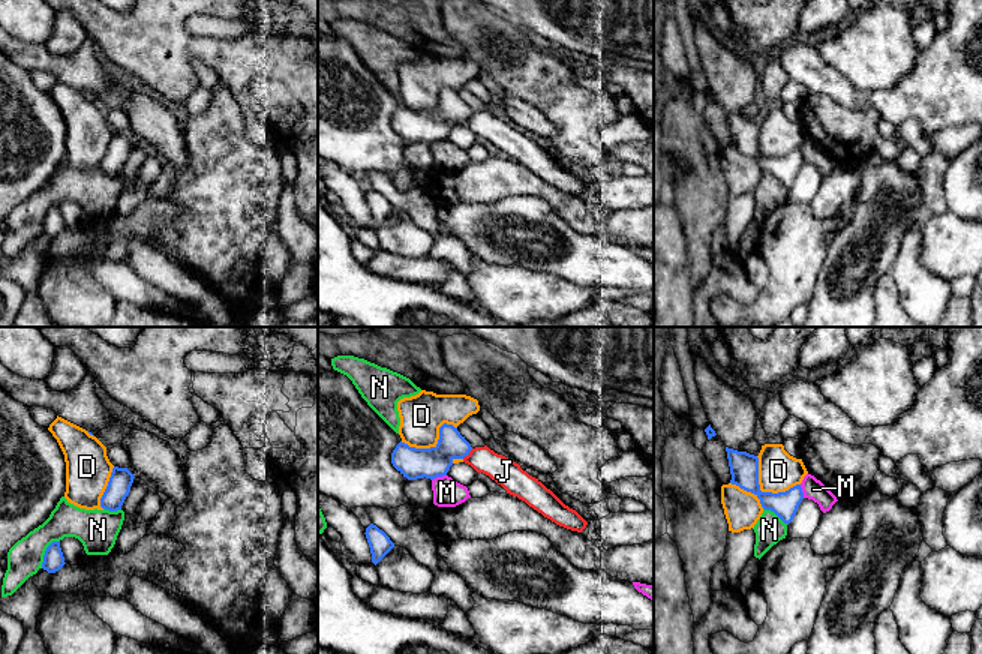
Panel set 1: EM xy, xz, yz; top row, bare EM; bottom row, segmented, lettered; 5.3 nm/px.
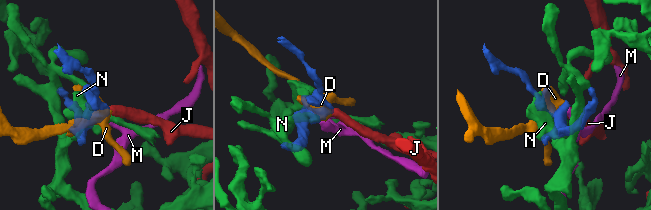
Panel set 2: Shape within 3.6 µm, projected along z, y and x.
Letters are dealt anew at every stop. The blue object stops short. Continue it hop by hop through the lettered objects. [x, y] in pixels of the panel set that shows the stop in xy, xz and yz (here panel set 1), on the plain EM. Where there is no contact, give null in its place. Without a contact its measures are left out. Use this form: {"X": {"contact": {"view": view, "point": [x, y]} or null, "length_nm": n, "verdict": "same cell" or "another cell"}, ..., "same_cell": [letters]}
{"D": {"contact": {"view": "yz", "point": [763, 156]}, "length_nm": 280, "verdict": "another cell"}, "J": {"contact": {"view": "xz", "point": [467, 119]}, "length_nm": 80, "verdict": "another cell"}, "M": {"contact": {"view": "xz", "point": [438, 140]}, "length_nm": 90, "verdict": "another cell"}, "N": {"contact": {"view": "xy", "point": [45, 216]}, "length_nm": 180, "verdict": "another cell"}, "same_cell": []}

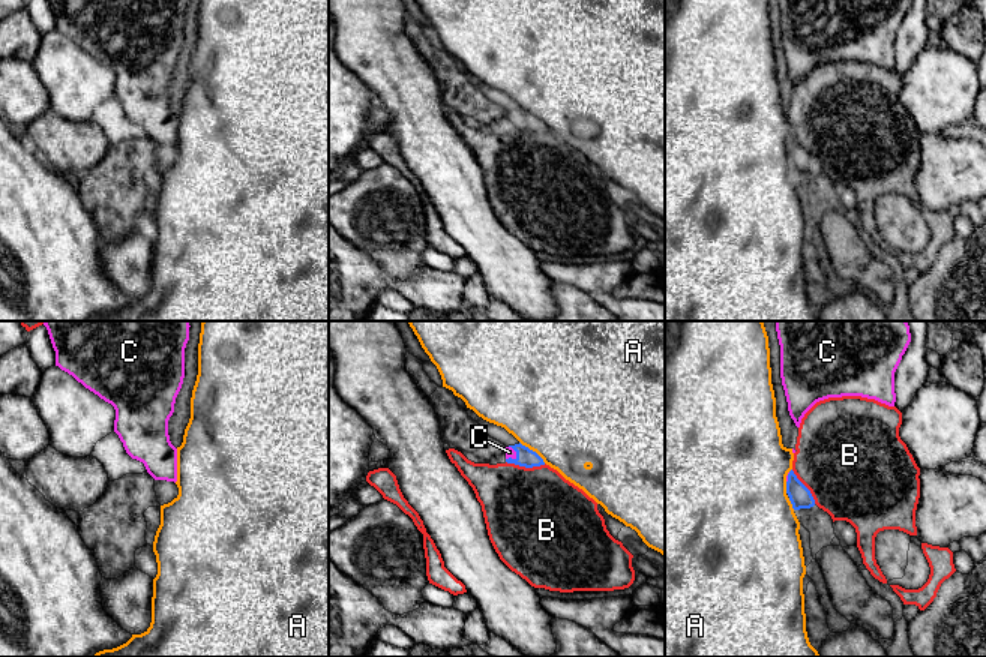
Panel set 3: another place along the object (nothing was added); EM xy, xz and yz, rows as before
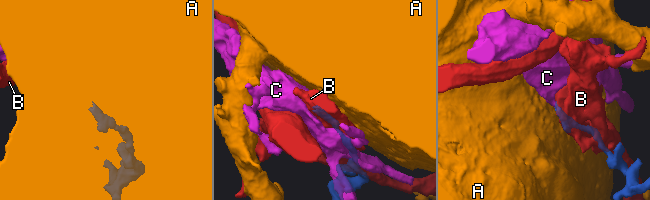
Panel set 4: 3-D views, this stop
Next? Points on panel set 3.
{"A": {"contact": {"view": "xz", "point": [532, 114]}, "length_nm": 180, "verdict": "another cell"}, "B": {"contact": {"view": "xz", "point": [526, 131]}, "length_nm": 220, "verdict": "another cell"}, "C": {"contact": {"view": "xz", "point": [517, 117]}, "length_nm": 90, "verdict": "same cell"}, "same_cell": ["C"]}

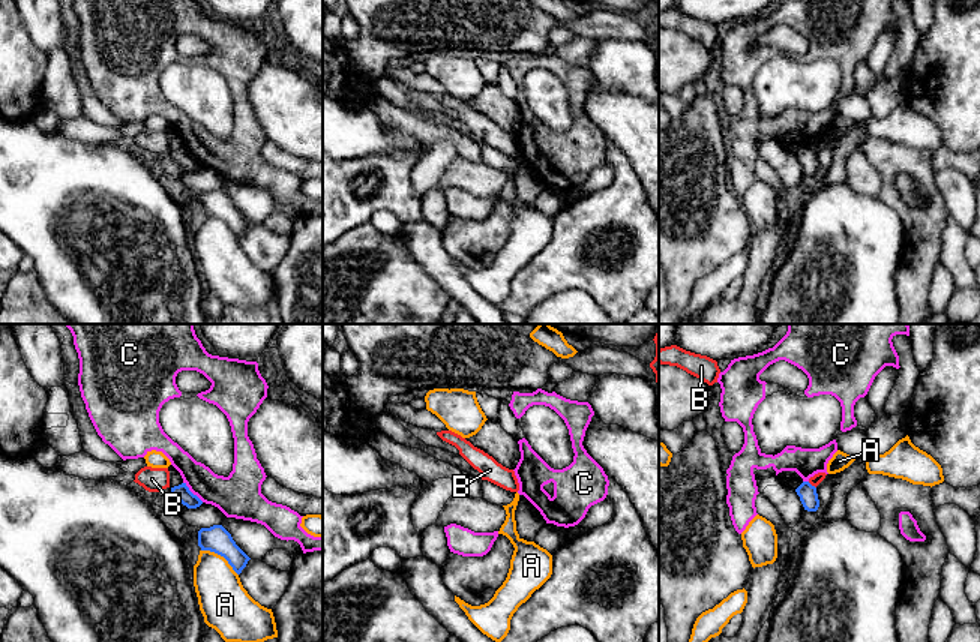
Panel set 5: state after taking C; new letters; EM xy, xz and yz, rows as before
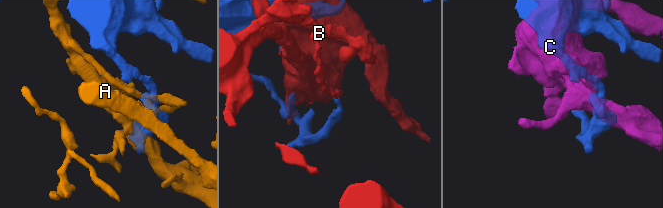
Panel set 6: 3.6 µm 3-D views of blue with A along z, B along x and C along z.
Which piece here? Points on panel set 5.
{"A": {"contact": {"view": "xy", "point": [221, 219]}, "length_nm": 240, "verdict": "another cell"}, "B": {"contact": {"view": "yz", "point": [811, 149]}, "length_nm": 60, "verdict": "another cell"}, "C": {"contact": {"view": "xy", "point": [191, 156]}, "length_nm": 160, "verdict": "another cell"}, "same_cell": []}

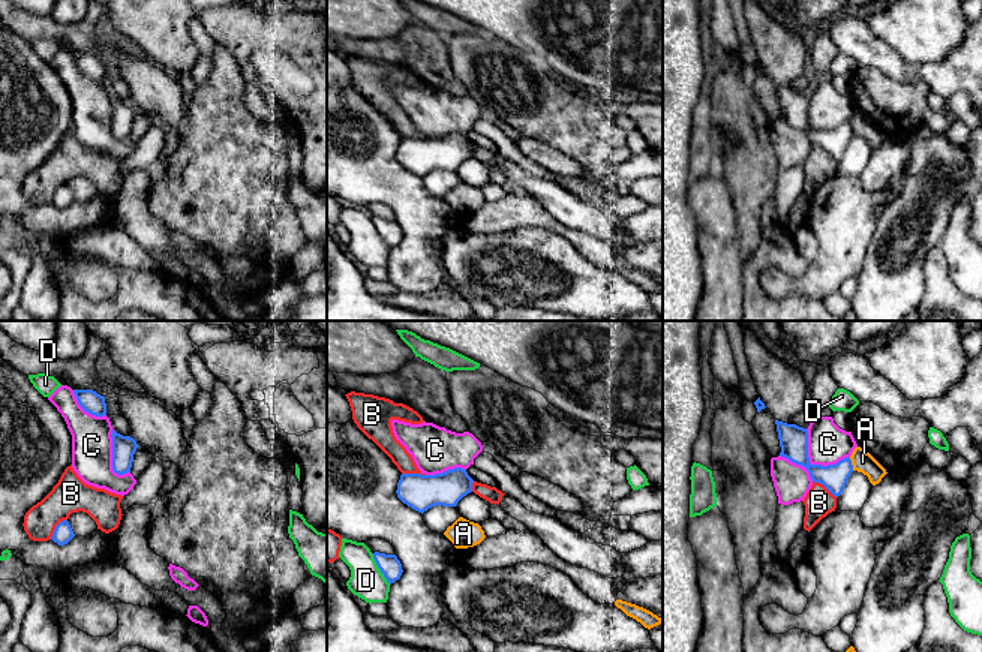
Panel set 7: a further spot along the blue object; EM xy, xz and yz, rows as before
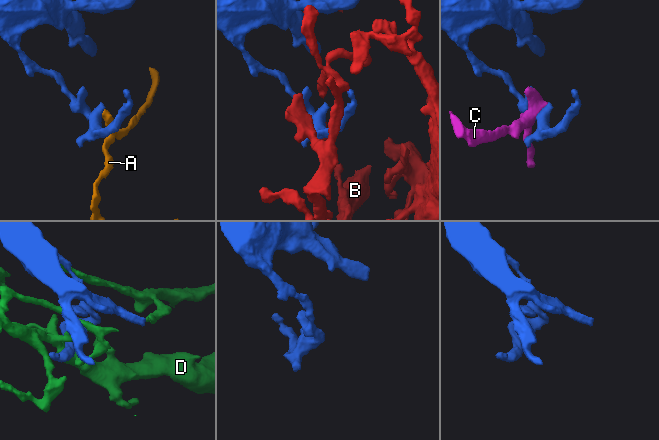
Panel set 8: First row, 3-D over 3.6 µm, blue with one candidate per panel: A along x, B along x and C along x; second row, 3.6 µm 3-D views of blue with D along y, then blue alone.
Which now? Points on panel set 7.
{"A": {"contact": {"view": "yz", "point": [850, 128]}, "length_nm": 80, "verdict": "another cell"}, "B": {"contact": {"view": "xy", "point": [56, 192]}, "length_nm": 140, "verdict": "another cell"}, "C": {"contact": {"view": "yz", "point": [813, 129]}, "length_nm": 280, "verdict": "another cell"}, "D": {"contact": {"view": "xz", "point": [378, 231]}, "length_nm": 200, "verdict": "another cell"}, "same_cell": []}

